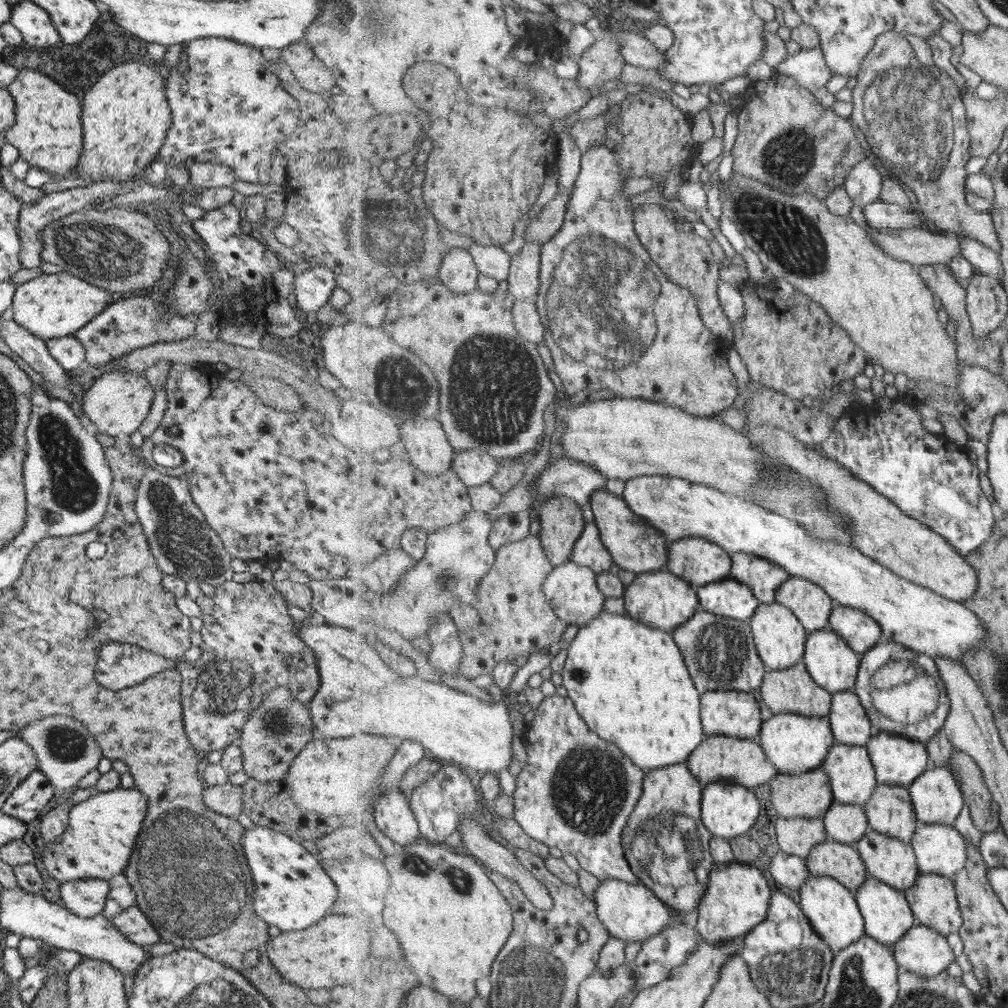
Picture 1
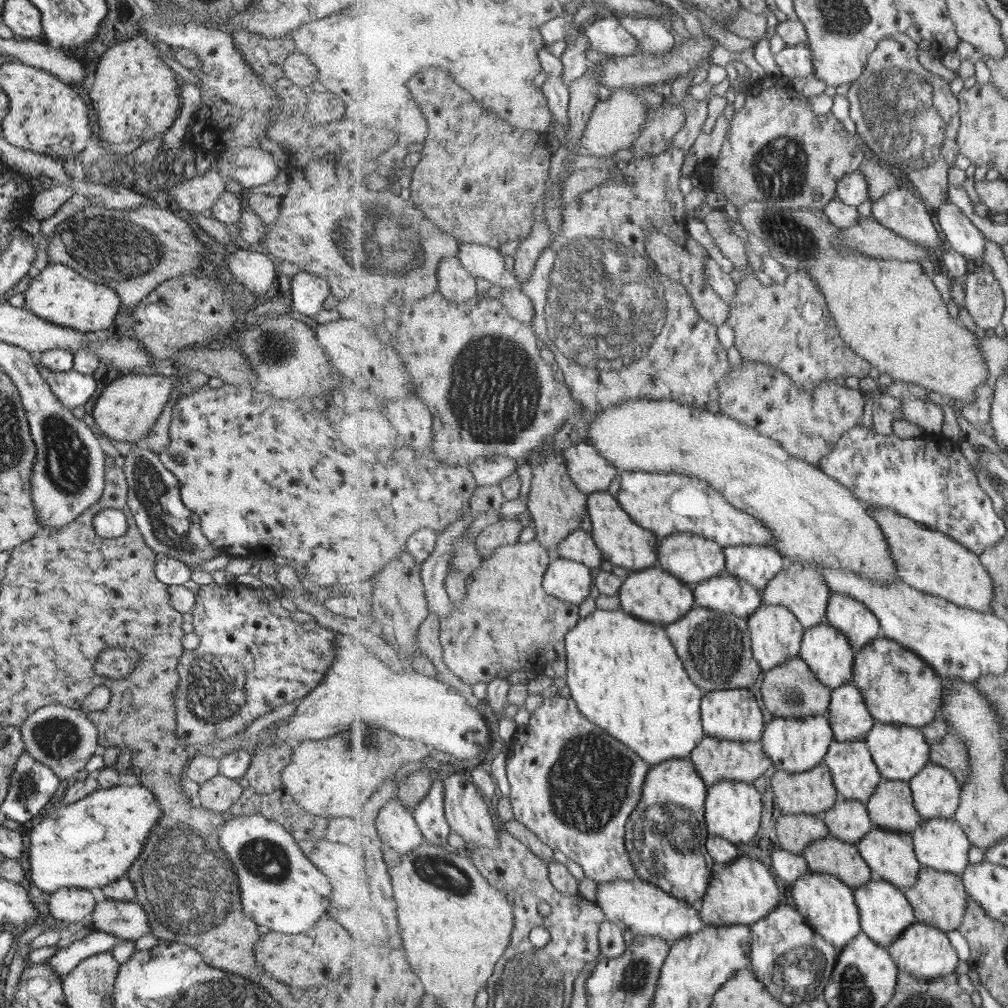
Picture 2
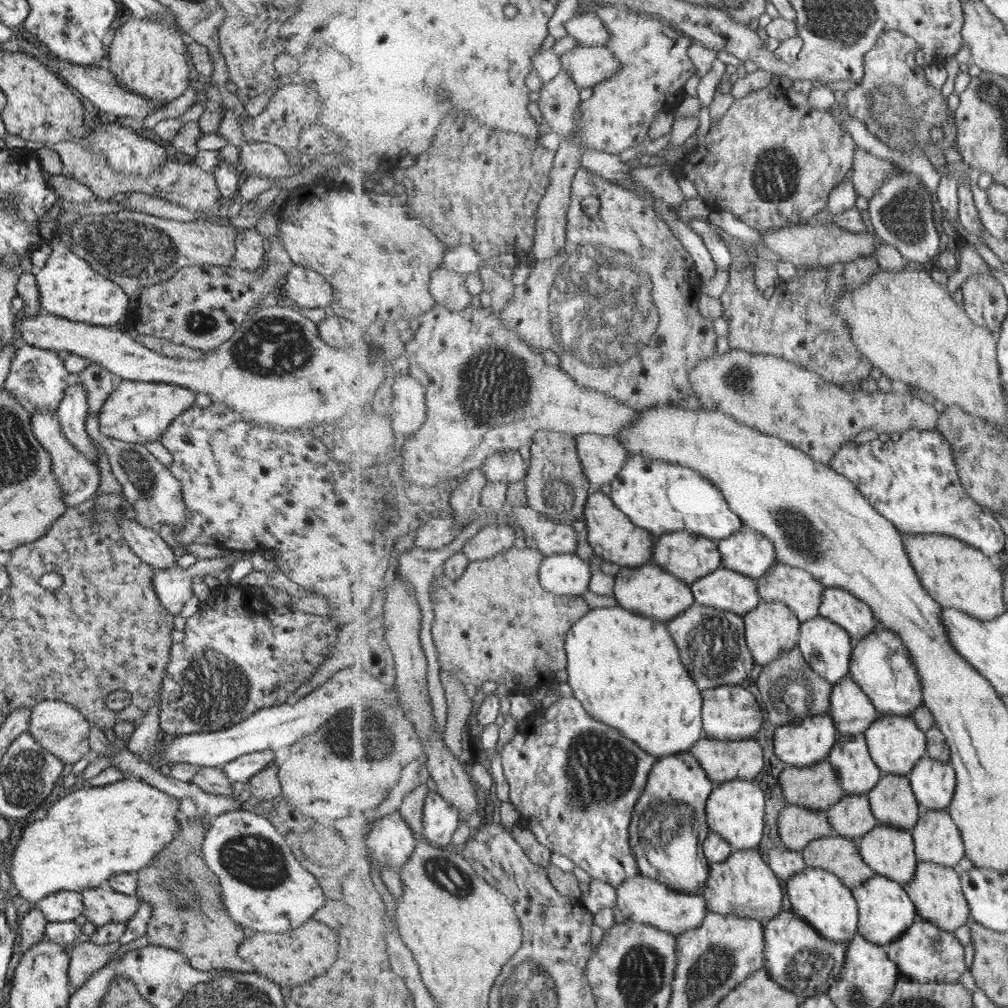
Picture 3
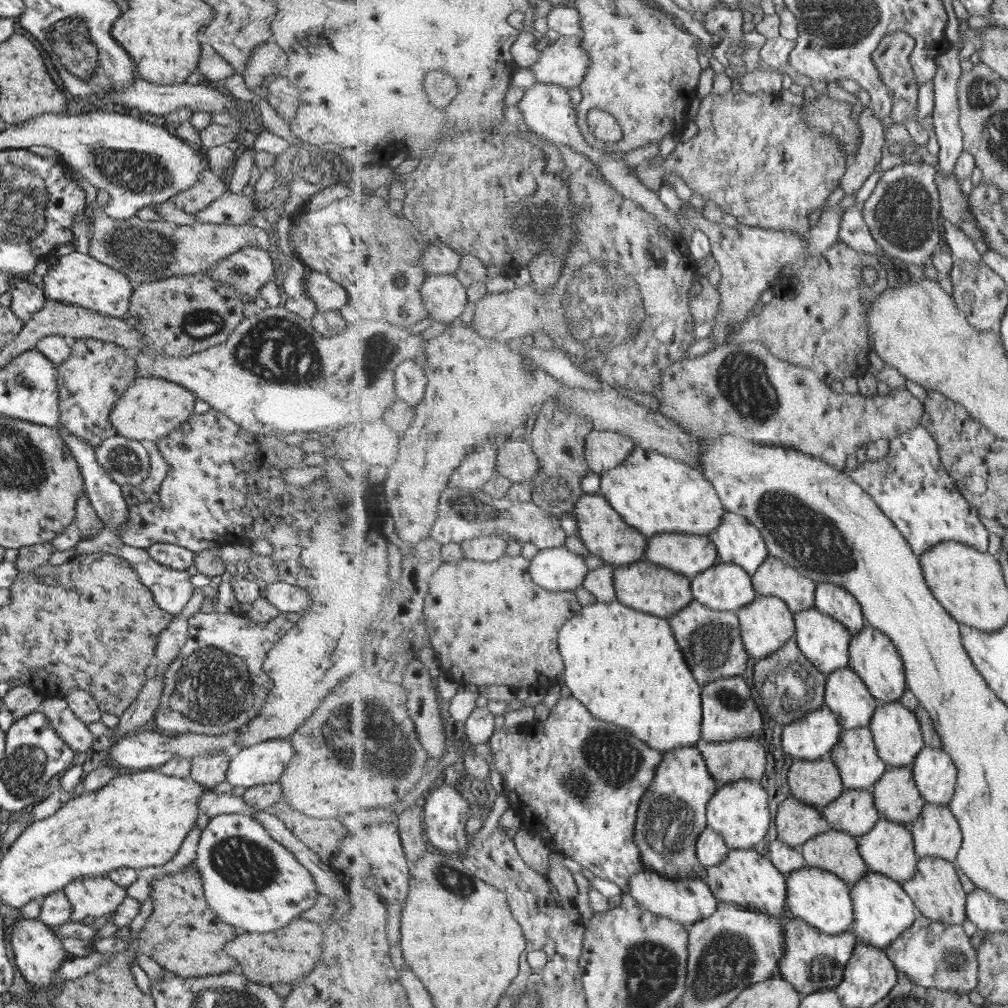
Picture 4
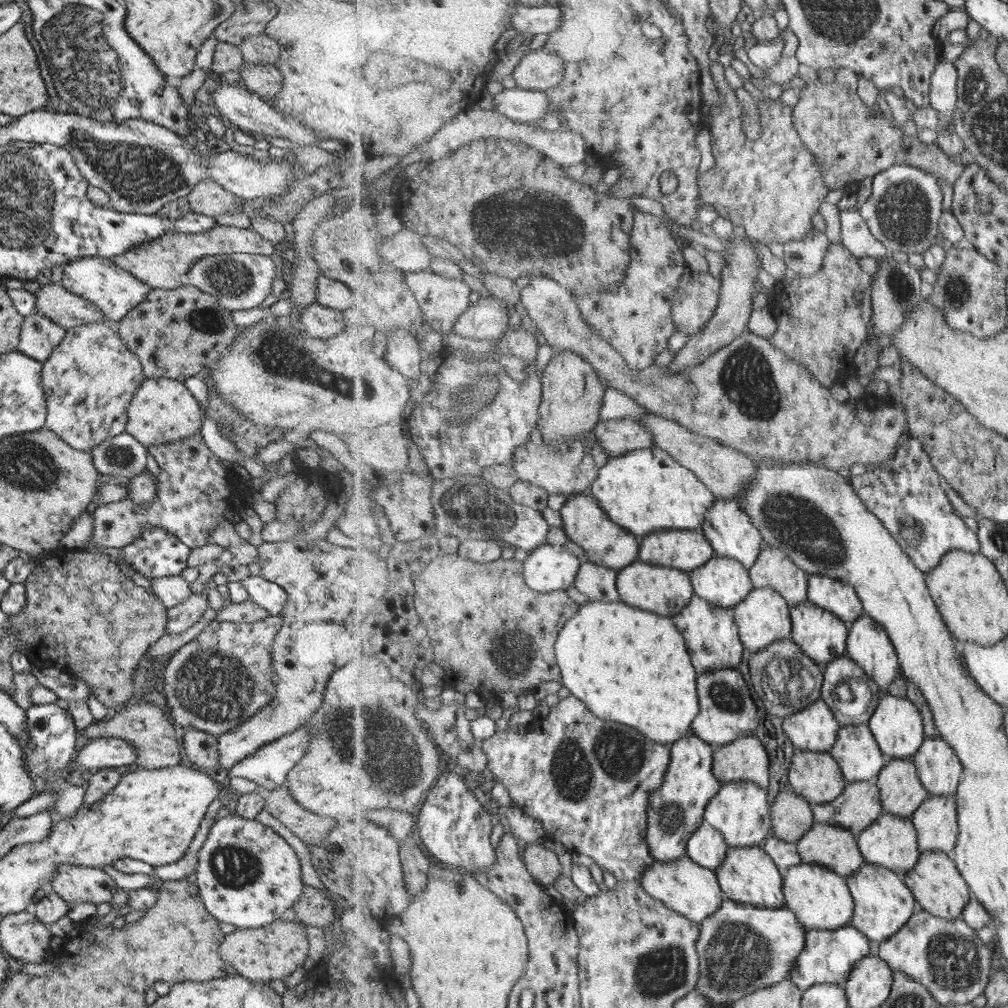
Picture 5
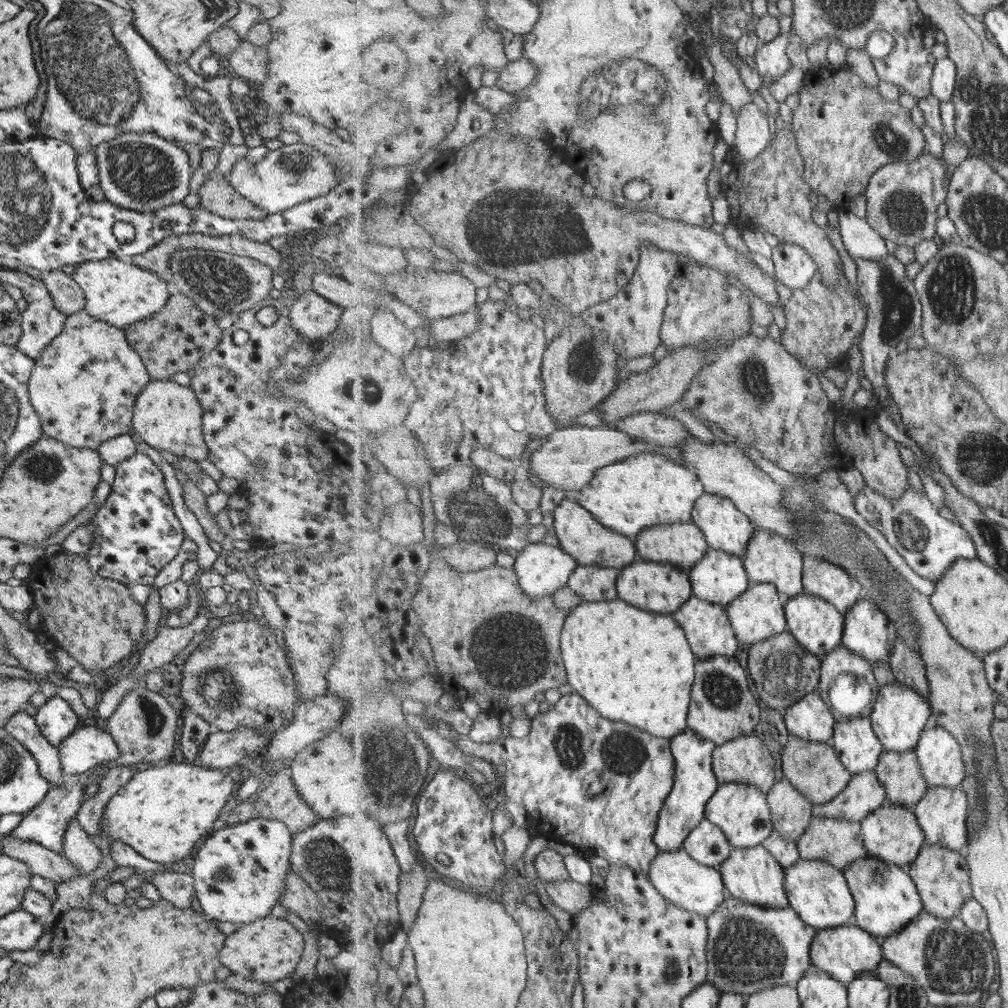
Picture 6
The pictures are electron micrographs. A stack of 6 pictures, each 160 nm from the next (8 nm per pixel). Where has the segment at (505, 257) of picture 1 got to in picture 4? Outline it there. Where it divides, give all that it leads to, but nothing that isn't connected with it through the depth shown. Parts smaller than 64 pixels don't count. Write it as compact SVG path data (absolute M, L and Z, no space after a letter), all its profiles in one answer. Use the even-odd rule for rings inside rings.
M441 241L427 245L422 256L422 267L427 271L427 277L433 275L452 275L459 270L461 253L445 245Z

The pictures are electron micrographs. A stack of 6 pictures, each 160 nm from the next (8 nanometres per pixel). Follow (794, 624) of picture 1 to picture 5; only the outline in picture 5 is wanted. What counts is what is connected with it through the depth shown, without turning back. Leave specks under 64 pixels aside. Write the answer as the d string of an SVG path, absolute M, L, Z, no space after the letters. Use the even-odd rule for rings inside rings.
M771 587L757 588L743 602L736 605L736 624L744 647L753 654L759 653L771 644L788 639L792 635L791 606L778 590Z

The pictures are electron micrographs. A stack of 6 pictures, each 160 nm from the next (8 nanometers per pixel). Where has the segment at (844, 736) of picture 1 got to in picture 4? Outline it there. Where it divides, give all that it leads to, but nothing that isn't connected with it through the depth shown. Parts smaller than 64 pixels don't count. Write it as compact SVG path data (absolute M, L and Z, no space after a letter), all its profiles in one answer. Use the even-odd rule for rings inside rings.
M847 666L828 676L825 706L837 714L844 730L851 730L868 727L879 703L861 676Z

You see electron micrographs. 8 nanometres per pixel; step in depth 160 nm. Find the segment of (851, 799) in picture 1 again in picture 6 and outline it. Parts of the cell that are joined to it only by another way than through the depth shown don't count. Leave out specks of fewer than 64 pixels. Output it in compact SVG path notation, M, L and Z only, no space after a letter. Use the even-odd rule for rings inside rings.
M855 716L836 722L832 743L852 775L875 770L885 751L870 717Z

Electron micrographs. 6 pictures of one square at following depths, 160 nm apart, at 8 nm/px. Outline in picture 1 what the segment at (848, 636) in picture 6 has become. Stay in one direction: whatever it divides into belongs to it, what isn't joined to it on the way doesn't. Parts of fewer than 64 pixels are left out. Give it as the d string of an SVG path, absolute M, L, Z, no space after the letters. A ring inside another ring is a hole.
M885 640L861 657L853 692L860 697L876 731L887 731L926 744L944 728L952 705L935 659Z

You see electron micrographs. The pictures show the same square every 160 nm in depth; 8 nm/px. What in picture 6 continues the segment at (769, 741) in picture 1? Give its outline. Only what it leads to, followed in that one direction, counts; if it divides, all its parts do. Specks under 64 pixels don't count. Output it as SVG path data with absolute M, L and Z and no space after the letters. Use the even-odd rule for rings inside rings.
M817 691L787 708L783 717L790 734L817 742L833 741L836 721Z

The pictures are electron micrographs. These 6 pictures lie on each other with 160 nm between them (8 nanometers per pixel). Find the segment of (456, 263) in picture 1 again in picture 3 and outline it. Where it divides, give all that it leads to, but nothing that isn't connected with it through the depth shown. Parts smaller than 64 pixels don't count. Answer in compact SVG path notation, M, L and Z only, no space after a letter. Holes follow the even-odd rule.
M442 266L432 274L430 292L437 304L445 305L451 311L462 311L473 300L465 275Z

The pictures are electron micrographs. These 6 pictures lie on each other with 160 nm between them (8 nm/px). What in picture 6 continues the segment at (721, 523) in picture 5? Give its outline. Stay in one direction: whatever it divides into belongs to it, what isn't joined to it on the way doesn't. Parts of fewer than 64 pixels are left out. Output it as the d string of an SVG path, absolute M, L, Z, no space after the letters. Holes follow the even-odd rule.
M706 492L697 501L692 515L693 522L704 532L710 548L733 553L742 558L745 556L757 526L729 497Z

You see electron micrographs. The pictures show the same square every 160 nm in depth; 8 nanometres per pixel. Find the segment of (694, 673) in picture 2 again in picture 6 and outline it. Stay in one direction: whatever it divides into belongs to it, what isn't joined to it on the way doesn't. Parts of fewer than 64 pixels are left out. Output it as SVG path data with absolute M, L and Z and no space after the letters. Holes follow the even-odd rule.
M693 595L683 607L676 610L671 616L685 630L689 645L692 646L692 650L696 653L699 661L707 661L718 655L731 657L740 652L742 644L737 639L732 621L723 605L701 600Z

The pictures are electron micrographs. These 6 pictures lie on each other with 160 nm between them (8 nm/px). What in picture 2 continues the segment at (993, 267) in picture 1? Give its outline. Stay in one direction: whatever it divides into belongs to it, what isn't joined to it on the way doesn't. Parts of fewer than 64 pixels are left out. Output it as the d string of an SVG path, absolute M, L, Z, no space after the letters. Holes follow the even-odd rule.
M946 202L937 212L937 217L950 248L963 253L977 264L982 264L984 250L986 250L985 236L961 212L961 208L953 203Z

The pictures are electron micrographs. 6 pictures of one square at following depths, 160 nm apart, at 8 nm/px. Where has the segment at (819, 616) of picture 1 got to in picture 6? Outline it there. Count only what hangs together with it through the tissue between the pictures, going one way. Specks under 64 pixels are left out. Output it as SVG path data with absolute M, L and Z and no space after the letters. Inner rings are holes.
M757 528L751 539L748 551L743 557L748 577L752 584L769 582L775 584L784 598L797 596L804 592L804 553L796 544L789 542L783 535L767 528Z

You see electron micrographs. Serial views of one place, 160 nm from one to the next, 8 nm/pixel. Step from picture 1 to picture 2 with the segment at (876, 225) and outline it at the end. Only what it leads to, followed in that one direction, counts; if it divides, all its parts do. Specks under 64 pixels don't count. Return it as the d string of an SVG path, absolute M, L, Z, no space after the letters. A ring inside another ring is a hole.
M897 188L872 202L872 216L883 226L940 254L939 230L922 196Z

